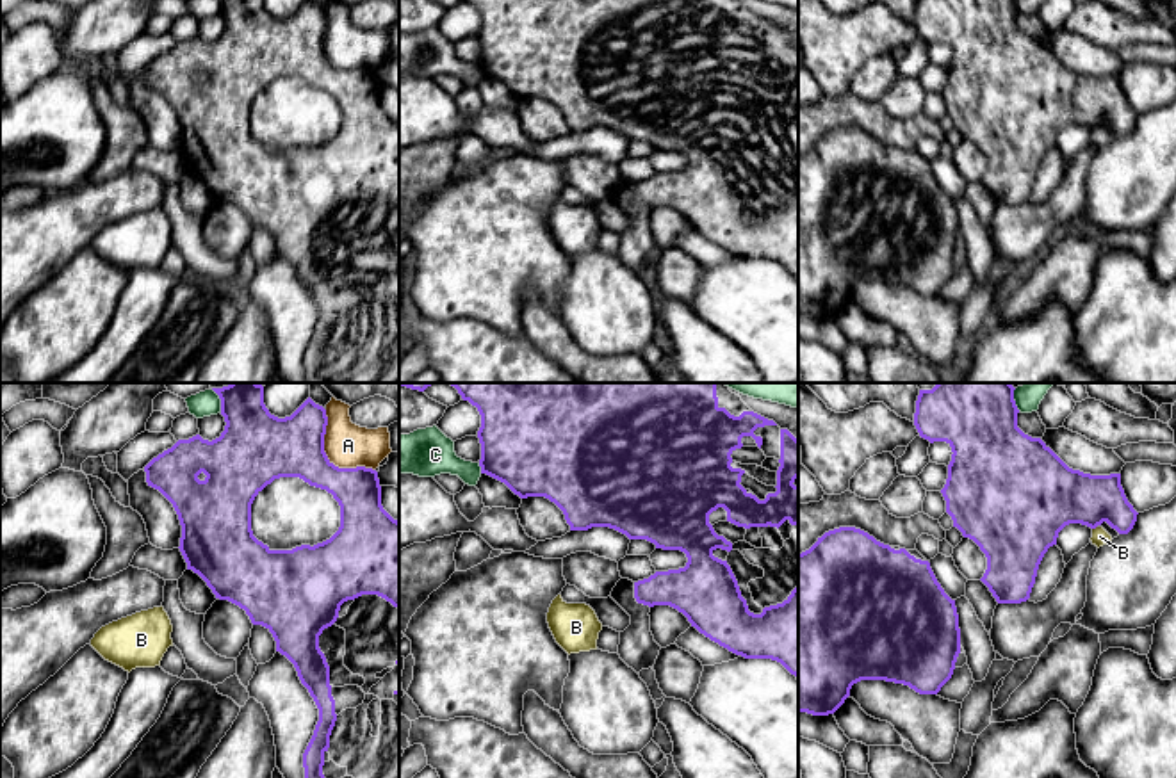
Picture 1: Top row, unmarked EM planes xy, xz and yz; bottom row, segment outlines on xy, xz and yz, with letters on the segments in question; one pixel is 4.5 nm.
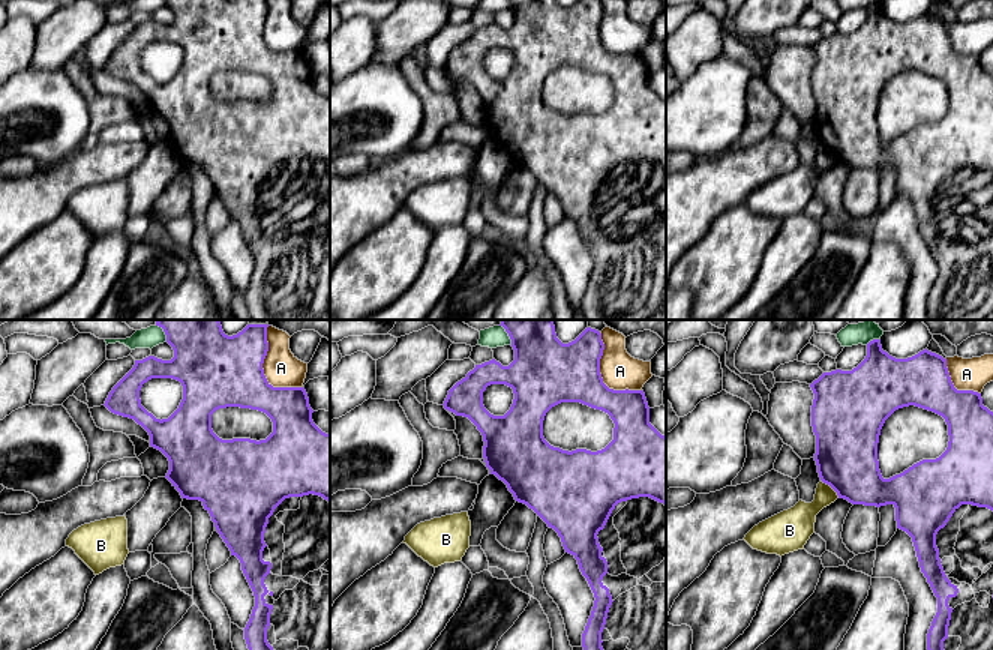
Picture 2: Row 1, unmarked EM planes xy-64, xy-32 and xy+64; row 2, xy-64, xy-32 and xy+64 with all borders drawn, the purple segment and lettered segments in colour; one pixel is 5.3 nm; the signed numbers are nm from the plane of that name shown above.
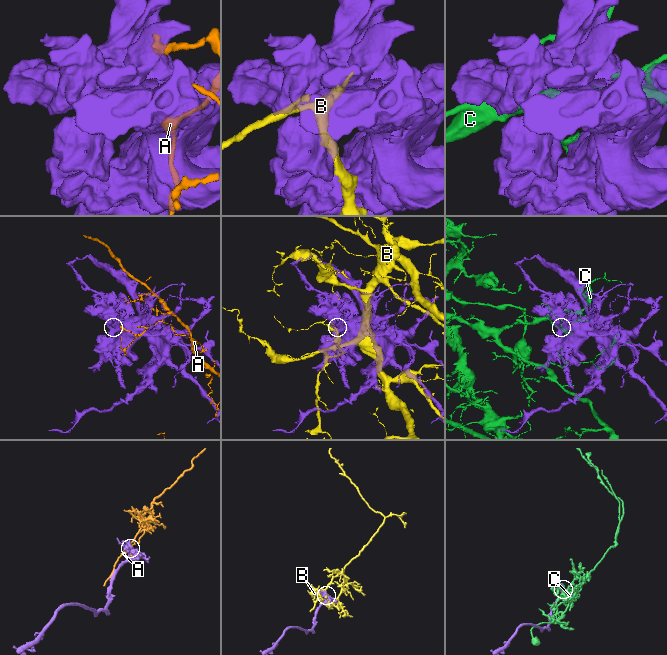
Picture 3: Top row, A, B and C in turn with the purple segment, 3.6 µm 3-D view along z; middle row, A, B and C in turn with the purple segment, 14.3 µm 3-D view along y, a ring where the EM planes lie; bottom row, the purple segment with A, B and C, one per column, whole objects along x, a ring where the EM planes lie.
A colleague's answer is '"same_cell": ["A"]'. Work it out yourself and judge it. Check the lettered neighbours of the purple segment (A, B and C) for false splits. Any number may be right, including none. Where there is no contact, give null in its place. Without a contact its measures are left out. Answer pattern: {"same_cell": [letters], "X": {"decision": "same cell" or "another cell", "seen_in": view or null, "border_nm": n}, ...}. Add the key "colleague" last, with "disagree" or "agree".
{"same_cell": [], "A": {"decision": "another cell", "seen_in": "xy", "border_nm": 360}, "B": {"decision": "another cell", "seen_in": "yz", "border_nm": 30}, "C": {"decision": "another cell", "seen_in": "xz", "border_nm": 50}, "colleague": "disagree"}

